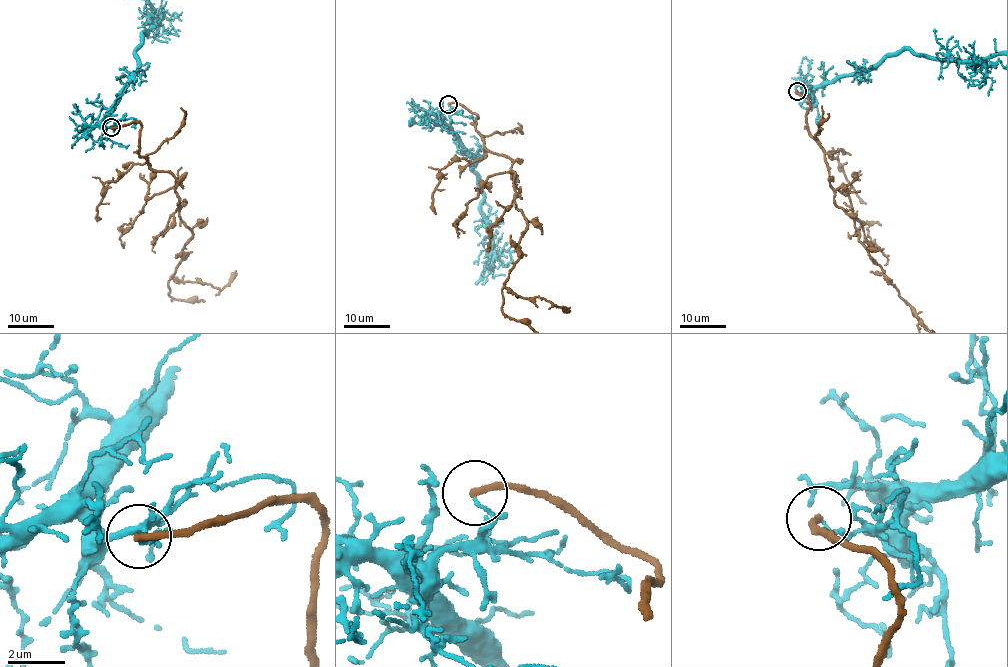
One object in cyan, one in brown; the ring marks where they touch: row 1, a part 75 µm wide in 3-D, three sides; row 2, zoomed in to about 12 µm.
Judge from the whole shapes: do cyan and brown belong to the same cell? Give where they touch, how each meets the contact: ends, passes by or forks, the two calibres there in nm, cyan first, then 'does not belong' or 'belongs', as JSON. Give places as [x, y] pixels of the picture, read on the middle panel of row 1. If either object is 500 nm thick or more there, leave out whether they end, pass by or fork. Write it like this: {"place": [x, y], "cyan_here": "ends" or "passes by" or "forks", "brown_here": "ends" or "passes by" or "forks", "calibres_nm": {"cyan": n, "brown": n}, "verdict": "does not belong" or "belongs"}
{"place": [448, 104], "cyan_here": "passes by", "brown_here": "ends", "calibres_nm": {"cyan": 60, "brown": 260}, "verdict": "does not belong"}

